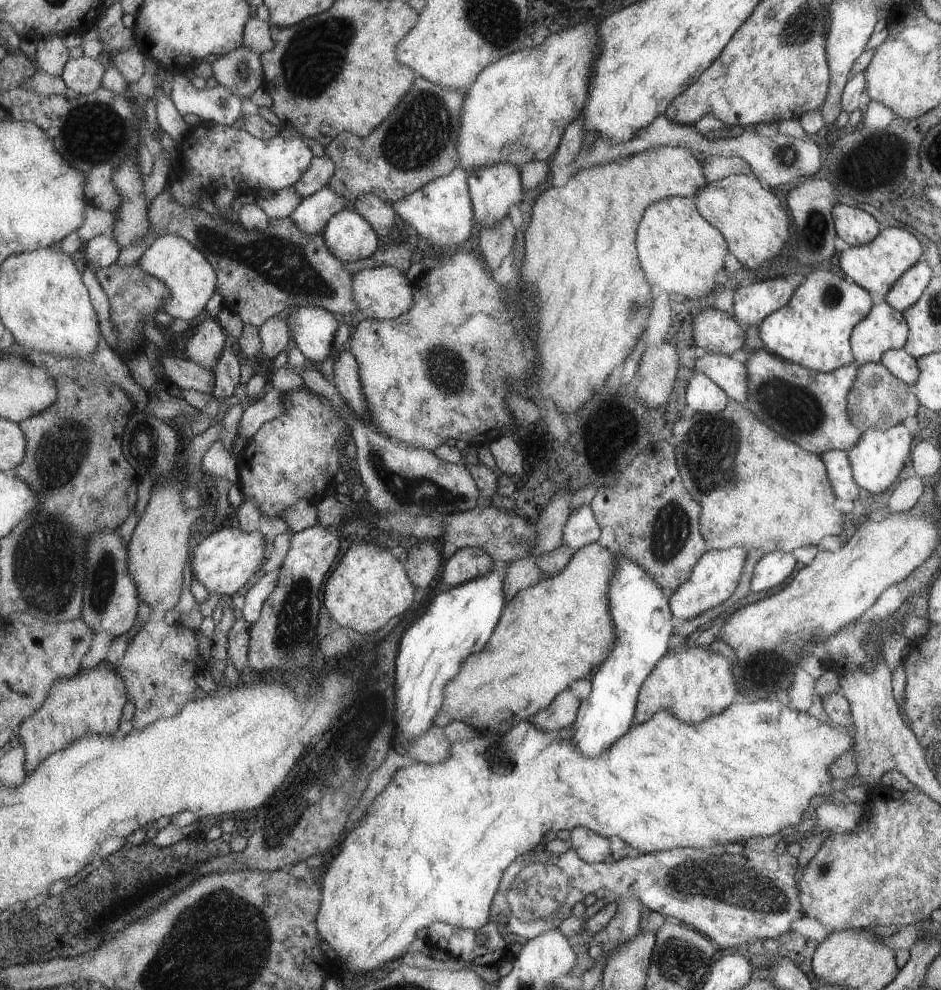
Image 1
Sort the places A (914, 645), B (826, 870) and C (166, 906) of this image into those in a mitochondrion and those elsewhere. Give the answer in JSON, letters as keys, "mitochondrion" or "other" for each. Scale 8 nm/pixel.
{"A":"other","B":"mitochondrion","C":"mitochondrion"}

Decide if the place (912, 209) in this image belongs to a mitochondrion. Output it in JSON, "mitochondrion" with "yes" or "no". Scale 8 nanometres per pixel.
{"mitochondrion":"no"}

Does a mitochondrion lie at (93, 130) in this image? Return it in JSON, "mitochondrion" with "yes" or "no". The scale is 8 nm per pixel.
{"mitochondrion":"yes"}

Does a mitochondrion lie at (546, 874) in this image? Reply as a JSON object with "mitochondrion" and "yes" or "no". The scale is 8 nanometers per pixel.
{"mitochondrion":"yes"}

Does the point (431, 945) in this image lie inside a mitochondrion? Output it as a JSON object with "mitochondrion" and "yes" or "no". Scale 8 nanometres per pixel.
{"mitochondrion":"no"}

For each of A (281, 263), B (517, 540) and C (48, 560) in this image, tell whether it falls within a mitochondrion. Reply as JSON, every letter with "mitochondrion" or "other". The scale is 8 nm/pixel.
{"A":"mitochondrion","B":"mitochondrion","C":"mitochondrion"}

